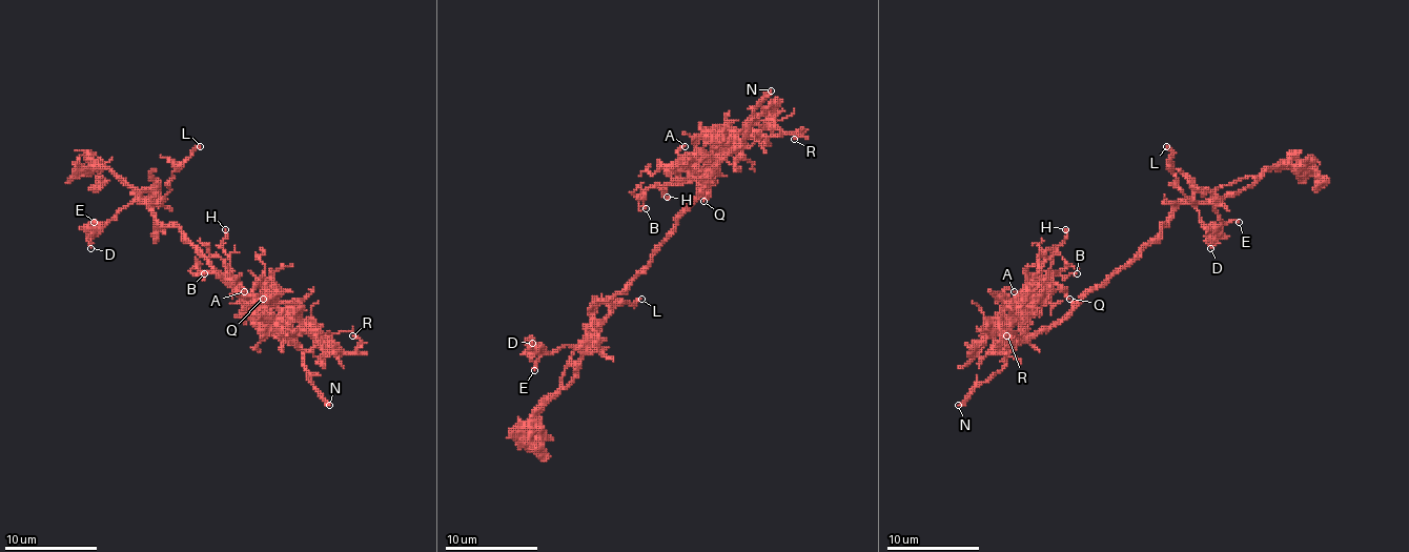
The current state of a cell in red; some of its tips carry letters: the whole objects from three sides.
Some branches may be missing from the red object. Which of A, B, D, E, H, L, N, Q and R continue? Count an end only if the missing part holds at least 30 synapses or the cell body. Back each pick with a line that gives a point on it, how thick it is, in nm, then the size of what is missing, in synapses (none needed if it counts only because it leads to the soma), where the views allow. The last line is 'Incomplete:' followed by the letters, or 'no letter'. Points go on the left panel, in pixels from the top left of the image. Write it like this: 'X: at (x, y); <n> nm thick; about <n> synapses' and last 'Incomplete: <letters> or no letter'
N: at (329, 405); 280 nm thick
Incomplete: N

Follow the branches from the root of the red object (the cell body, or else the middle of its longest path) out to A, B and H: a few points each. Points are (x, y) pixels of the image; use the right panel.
A: (1127, 262), (1093, 287), (1060, 320), (1042, 326), (1029, 335), (1025, 333), (1025, 318), (1035, 301), (1014, 291)
B: (1127, 262), (1093, 287), (1060, 320), (1027, 335), (1025, 318), (1037, 303), (1048, 299), (1054, 273), (1077, 273)
H: (1127, 262), (1060, 320), (1027, 335), (1025, 318), (1035, 289), (1048, 273), (1065, 229)

